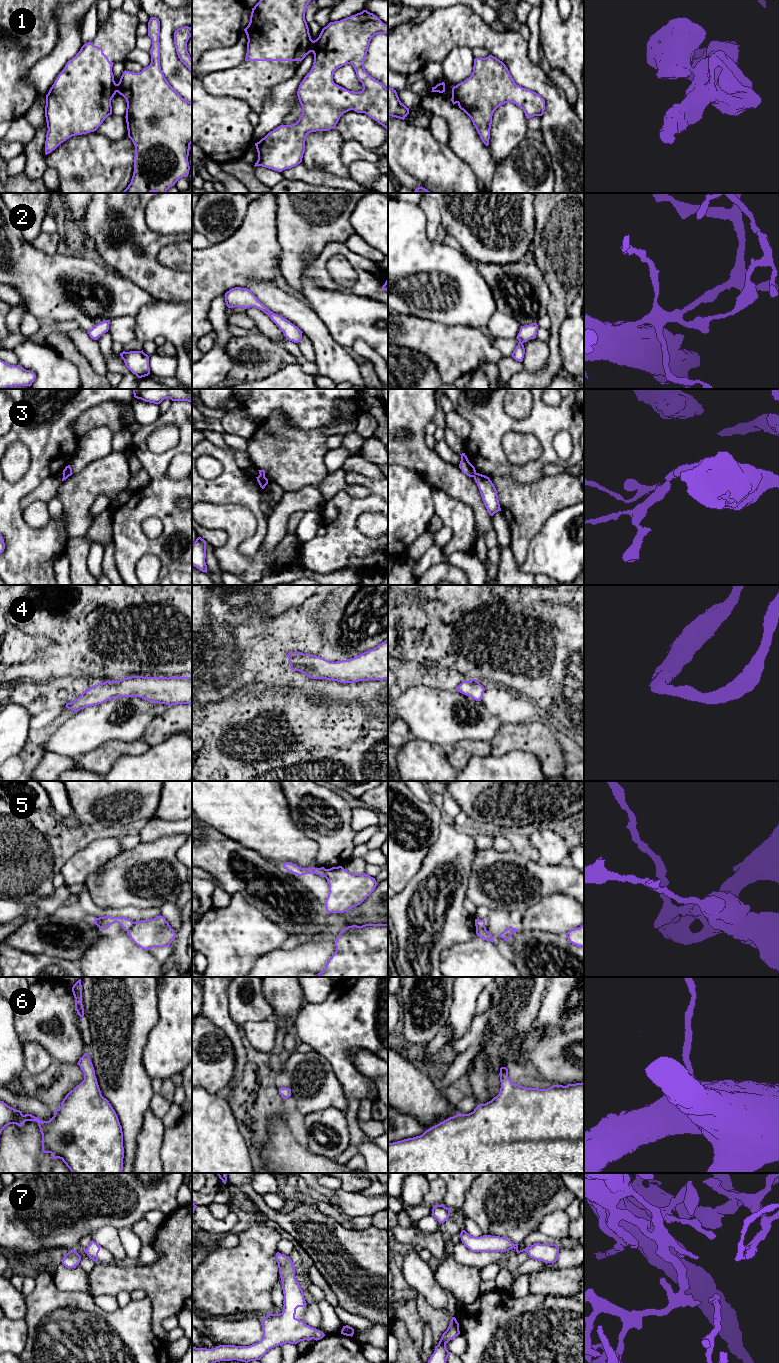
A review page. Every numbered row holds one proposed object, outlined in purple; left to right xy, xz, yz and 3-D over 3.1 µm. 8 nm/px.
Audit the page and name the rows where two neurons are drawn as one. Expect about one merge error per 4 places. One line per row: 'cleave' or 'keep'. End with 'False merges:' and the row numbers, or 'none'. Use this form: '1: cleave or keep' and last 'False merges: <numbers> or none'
1: cleave
2: keep
3: cleave
4: keep
5: cleave
6: keep
7: keep
False merges: 1, 3, 5

